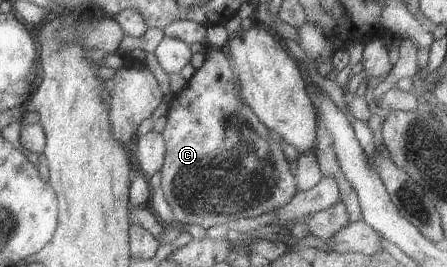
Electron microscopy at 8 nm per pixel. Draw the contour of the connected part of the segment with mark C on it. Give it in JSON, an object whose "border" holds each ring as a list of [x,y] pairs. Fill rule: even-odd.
{"border":[[[209,47],[207,51],[208,56],[204,58],[201,67],[196,69],[187,81],[185,80],[181,91],[173,94],[168,103],[168,110],[165,115],[167,118],[166,124],[162,133],[160,133],[166,148],[162,166],[158,169],[160,171],[160,188],[173,212],[176,224],[185,225],[185,227],[189,224],[199,225],[199,227],[203,227],[205,230],[212,225],[226,224],[228,221],[235,221],[239,218],[248,218],[252,222],[257,222],[259,219],[266,217],[268,213],[273,212],[275,208],[285,205],[289,198],[292,198],[297,191],[294,176],[291,175],[288,161],[283,156],[279,142],[270,138],[268,127],[263,125],[255,113],[253,113],[253,110],[240,100],[241,97],[238,96],[235,89],[235,73],[231,63],[228,61],[227,53],[222,49],[213,47]]]}

